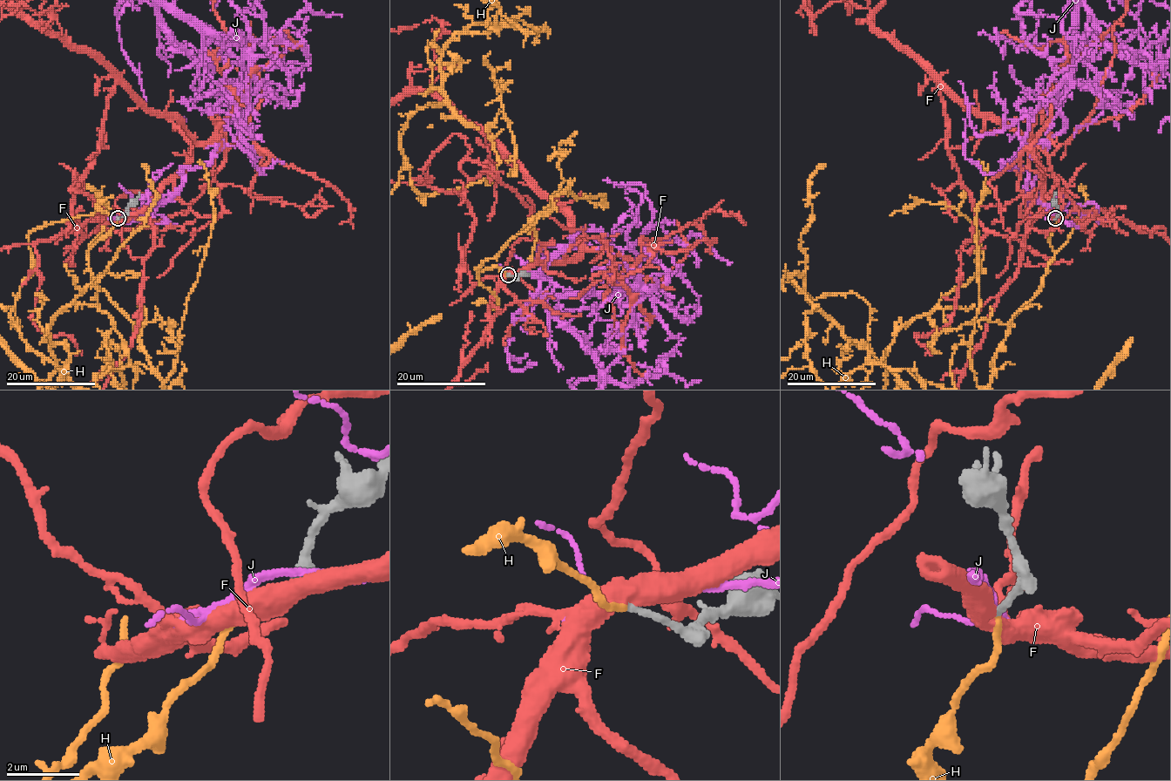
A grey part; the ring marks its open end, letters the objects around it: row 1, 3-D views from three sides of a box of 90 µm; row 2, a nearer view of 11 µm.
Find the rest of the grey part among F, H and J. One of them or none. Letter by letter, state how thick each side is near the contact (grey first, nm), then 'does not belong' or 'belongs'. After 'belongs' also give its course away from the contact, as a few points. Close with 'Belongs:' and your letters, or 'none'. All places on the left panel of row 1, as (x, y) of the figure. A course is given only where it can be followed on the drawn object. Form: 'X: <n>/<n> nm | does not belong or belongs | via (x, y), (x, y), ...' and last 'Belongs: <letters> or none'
F: 200/550 nm | does not belong
H: 180/170 nm | belongs
J: 180/200 nm | does not belong
Belongs: H

